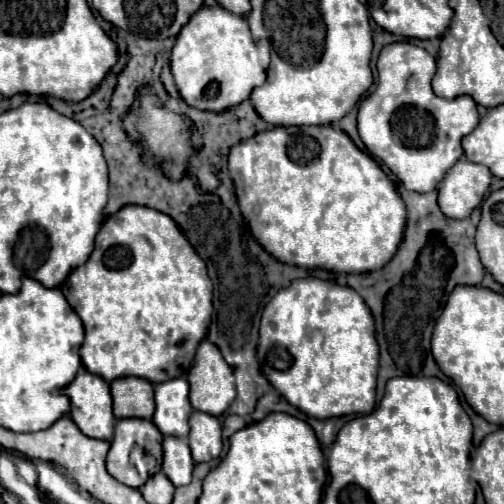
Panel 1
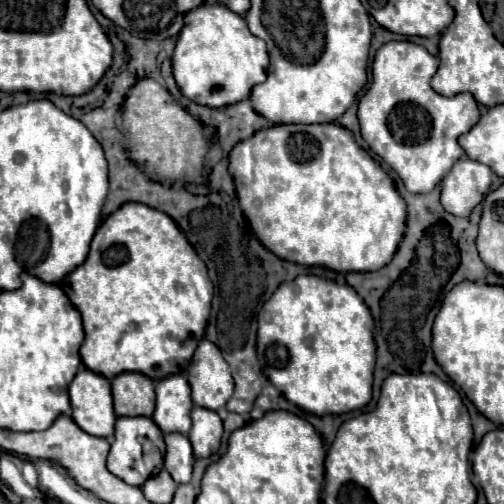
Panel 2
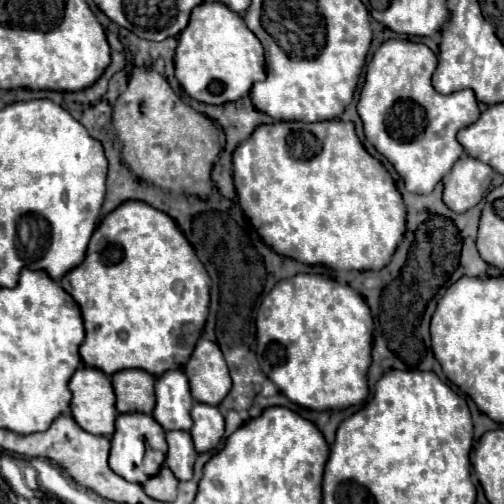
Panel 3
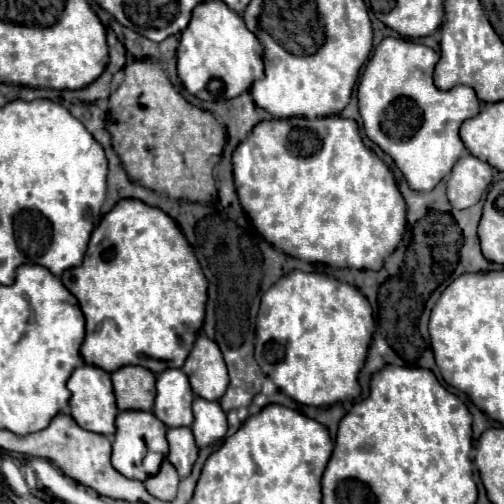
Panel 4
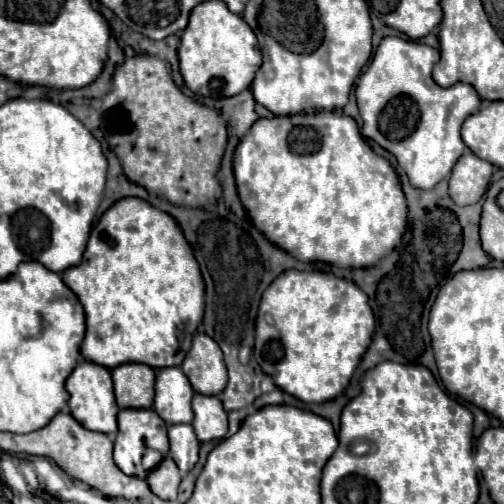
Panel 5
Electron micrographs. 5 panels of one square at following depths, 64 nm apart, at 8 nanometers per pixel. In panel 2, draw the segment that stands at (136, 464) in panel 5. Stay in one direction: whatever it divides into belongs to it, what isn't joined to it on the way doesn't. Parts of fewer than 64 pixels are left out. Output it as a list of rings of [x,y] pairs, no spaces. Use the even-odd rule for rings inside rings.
[[[118,418],[114,444],[108,454],[108,470],[130,486],[142,486],[144,478],[132,468],[132,462],[142,456],[140,440],[148,438],[154,446],[164,448],[162,430],[152,422],[152,418]]]

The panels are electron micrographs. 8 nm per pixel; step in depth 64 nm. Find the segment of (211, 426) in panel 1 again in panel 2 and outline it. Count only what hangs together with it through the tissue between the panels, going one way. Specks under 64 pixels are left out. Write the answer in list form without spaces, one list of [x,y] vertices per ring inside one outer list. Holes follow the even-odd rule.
[[[196,406],[190,414],[192,428],[188,440],[196,458],[208,458],[220,450],[222,440],[222,420],[216,412]]]

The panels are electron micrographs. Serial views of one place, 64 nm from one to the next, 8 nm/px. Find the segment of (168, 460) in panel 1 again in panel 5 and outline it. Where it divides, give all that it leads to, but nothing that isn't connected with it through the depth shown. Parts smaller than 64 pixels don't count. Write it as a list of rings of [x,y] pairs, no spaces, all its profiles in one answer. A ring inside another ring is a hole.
[[[190,424],[168,426],[168,438],[172,460],[176,460],[176,466],[180,468],[182,474],[188,474],[188,470],[192,470],[192,466],[198,462],[198,448],[200,448],[200,442],[196,440],[192,426]]]

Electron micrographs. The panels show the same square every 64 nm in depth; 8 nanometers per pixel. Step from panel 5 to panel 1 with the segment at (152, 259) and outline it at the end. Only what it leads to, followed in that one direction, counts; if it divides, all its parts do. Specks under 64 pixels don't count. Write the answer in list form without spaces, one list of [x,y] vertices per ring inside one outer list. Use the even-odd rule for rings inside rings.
[[[124,206],[120,208],[116,214],[108,216],[106,222],[102,224],[98,236],[96,236],[96,246],[92,256],[88,258],[86,264],[82,264],[80,268],[76,268],[76,272],[72,272],[72,276],[68,276],[68,280],[64,280],[64,284],[60,286],[60,290],[64,292],[68,304],[72,304],[74,312],[80,316],[84,330],[86,330],[86,340],[80,348],[80,356],[82,356],[82,364],[88,372],[112,382],[120,376],[136,376],[136,378],[144,378],[150,384],[160,384],[164,380],[174,380],[176,376],[186,376],[188,368],[192,364],[192,356],[196,354],[198,344],[202,342],[202,338],[208,332],[210,326],[210,318],[212,318],[212,282],[208,278],[206,272],[206,264],[202,262],[202,258],[196,254],[196,250],[188,244],[188,240],[182,236],[182,232],[176,228],[174,220],[158,210],[146,208],[146,206]]]

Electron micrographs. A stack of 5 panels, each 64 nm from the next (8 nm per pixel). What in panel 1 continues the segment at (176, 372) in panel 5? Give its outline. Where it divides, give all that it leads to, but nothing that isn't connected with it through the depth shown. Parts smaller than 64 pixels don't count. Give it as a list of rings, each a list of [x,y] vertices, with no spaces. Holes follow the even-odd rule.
[[[176,378],[154,386],[156,412],[152,422],[160,428],[162,436],[188,436],[188,418],[192,414],[188,390],[190,386],[186,378]]]

